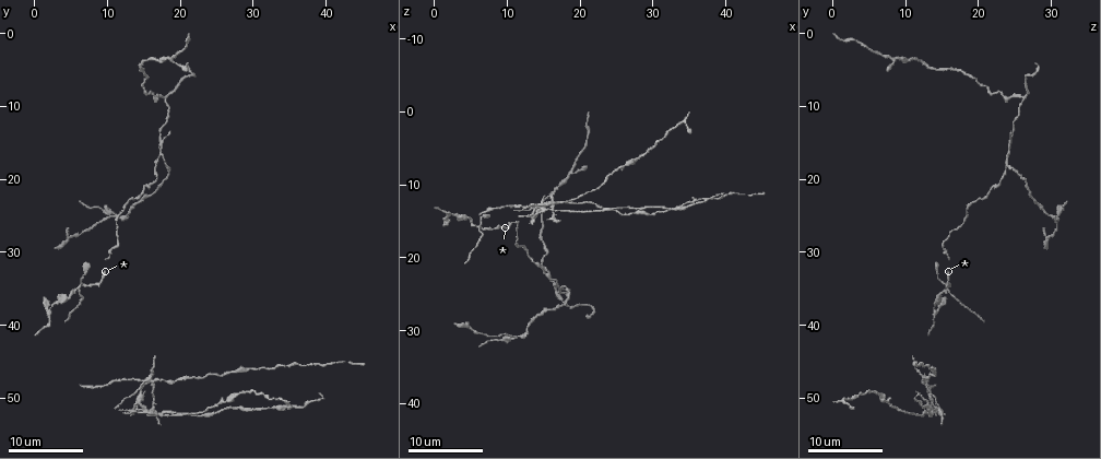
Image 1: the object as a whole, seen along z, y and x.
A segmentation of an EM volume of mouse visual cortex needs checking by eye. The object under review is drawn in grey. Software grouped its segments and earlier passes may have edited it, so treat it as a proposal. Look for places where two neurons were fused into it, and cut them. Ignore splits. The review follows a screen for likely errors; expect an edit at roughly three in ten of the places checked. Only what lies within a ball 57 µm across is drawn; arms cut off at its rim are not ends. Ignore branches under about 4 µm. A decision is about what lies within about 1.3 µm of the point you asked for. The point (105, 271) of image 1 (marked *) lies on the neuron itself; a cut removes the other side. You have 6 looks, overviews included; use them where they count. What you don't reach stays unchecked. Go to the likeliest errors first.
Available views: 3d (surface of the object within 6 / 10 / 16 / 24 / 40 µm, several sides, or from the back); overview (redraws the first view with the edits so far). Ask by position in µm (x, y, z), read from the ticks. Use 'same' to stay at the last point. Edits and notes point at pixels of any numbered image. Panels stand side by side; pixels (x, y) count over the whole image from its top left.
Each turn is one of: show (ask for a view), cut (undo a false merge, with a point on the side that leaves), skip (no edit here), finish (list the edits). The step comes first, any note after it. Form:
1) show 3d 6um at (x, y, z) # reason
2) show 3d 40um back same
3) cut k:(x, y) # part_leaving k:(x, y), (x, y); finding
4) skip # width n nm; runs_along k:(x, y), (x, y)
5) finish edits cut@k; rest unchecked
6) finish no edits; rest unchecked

show 3d 16um at (6.5, 34.5, 15.5) # thin arm on a thick one

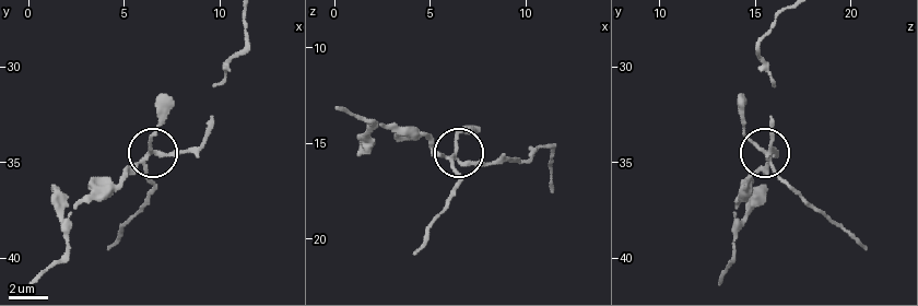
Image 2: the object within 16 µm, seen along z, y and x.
show 3d 6um at (6.4, 34.3, 15.5)

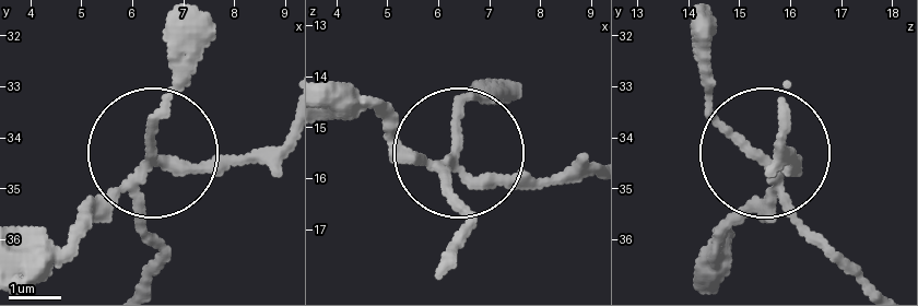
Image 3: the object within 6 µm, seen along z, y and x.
cut 3:(143, 240) # arms 4; part_leaving 3:(140, 177), (149, 277); a second neuron is stuck on

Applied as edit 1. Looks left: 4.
show overview

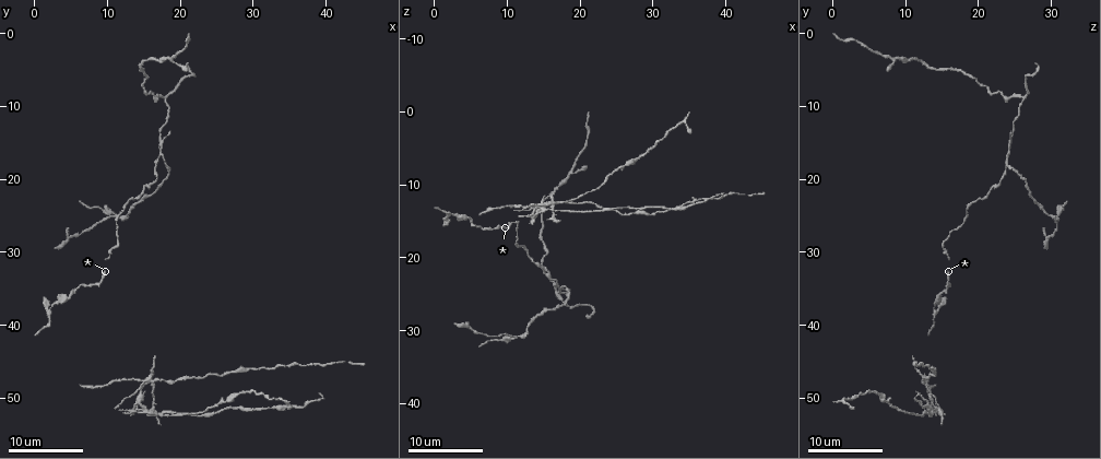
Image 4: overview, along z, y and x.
show 3d 6um at (11.0, 29.0, 15.0) # thick turns thin

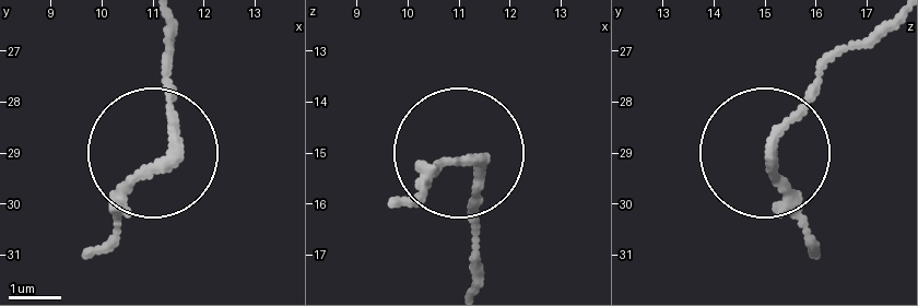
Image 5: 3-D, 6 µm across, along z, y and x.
skip # width 190 nm; one neuron here

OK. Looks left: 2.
finish edits cut@3; rest unchecked

